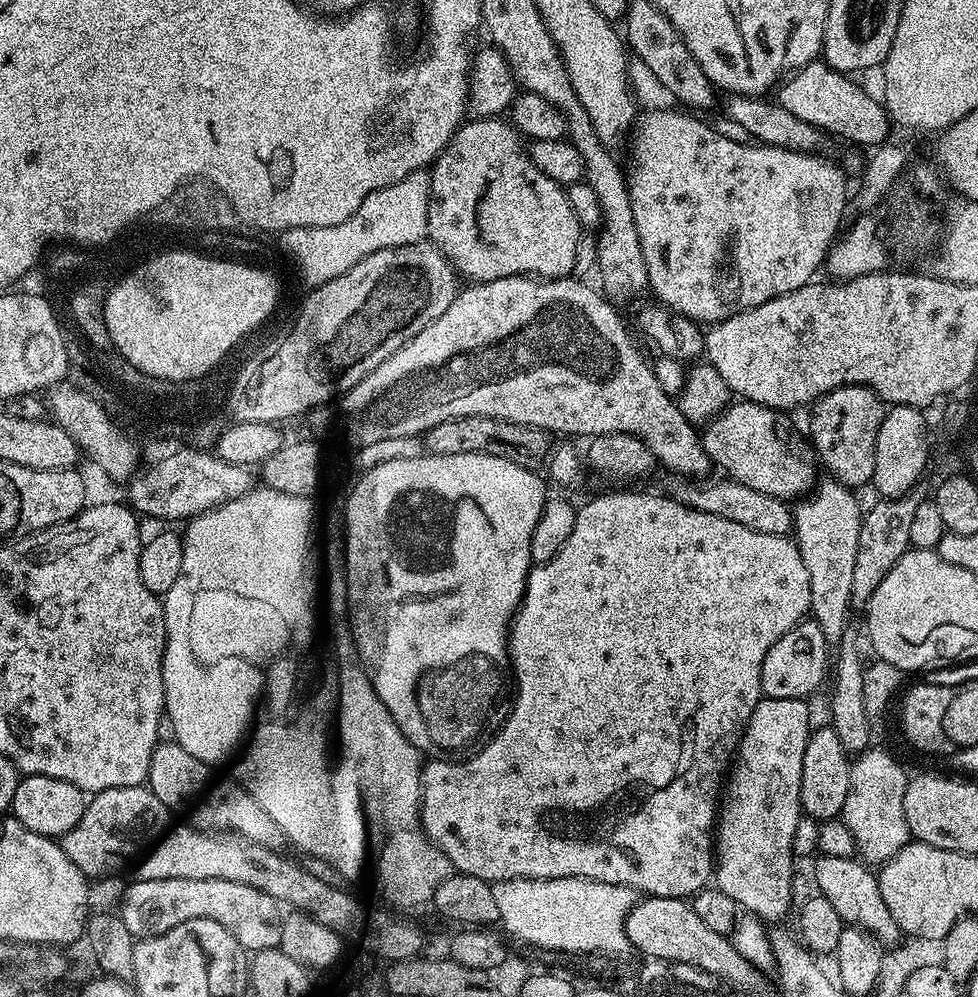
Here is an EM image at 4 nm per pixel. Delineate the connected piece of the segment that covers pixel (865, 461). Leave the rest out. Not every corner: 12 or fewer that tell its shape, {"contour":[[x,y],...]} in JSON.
{"contour":[[873,388],[811,405],[819,463],[853,490],[872,484],[886,405]]}

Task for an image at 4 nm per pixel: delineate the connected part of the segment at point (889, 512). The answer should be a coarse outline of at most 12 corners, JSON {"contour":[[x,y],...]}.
{"contour":[[921,497],[877,499],[860,525],[852,599],[909,551]]}

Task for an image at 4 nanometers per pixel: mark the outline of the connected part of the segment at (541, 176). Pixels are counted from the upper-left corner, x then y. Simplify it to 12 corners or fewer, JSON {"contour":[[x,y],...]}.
{"contour":[[504,118],[430,168],[428,236],[469,281],[573,275],[567,191]]}

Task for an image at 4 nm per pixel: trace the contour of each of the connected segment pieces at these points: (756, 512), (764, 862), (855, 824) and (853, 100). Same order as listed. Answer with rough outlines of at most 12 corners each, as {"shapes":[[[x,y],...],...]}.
{"shapes":[[[731,478],[673,479],[680,504],[758,534],[789,535],[785,501]],[[807,703],[748,719],[714,828],[714,884],[780,922],[792,896]],[[886,749],[851,761],[842,819],[883,866],[910,842],[910,776]],[[817,58],[779,85],[778,102],[821,133],[889,139],[881,101]]]}

